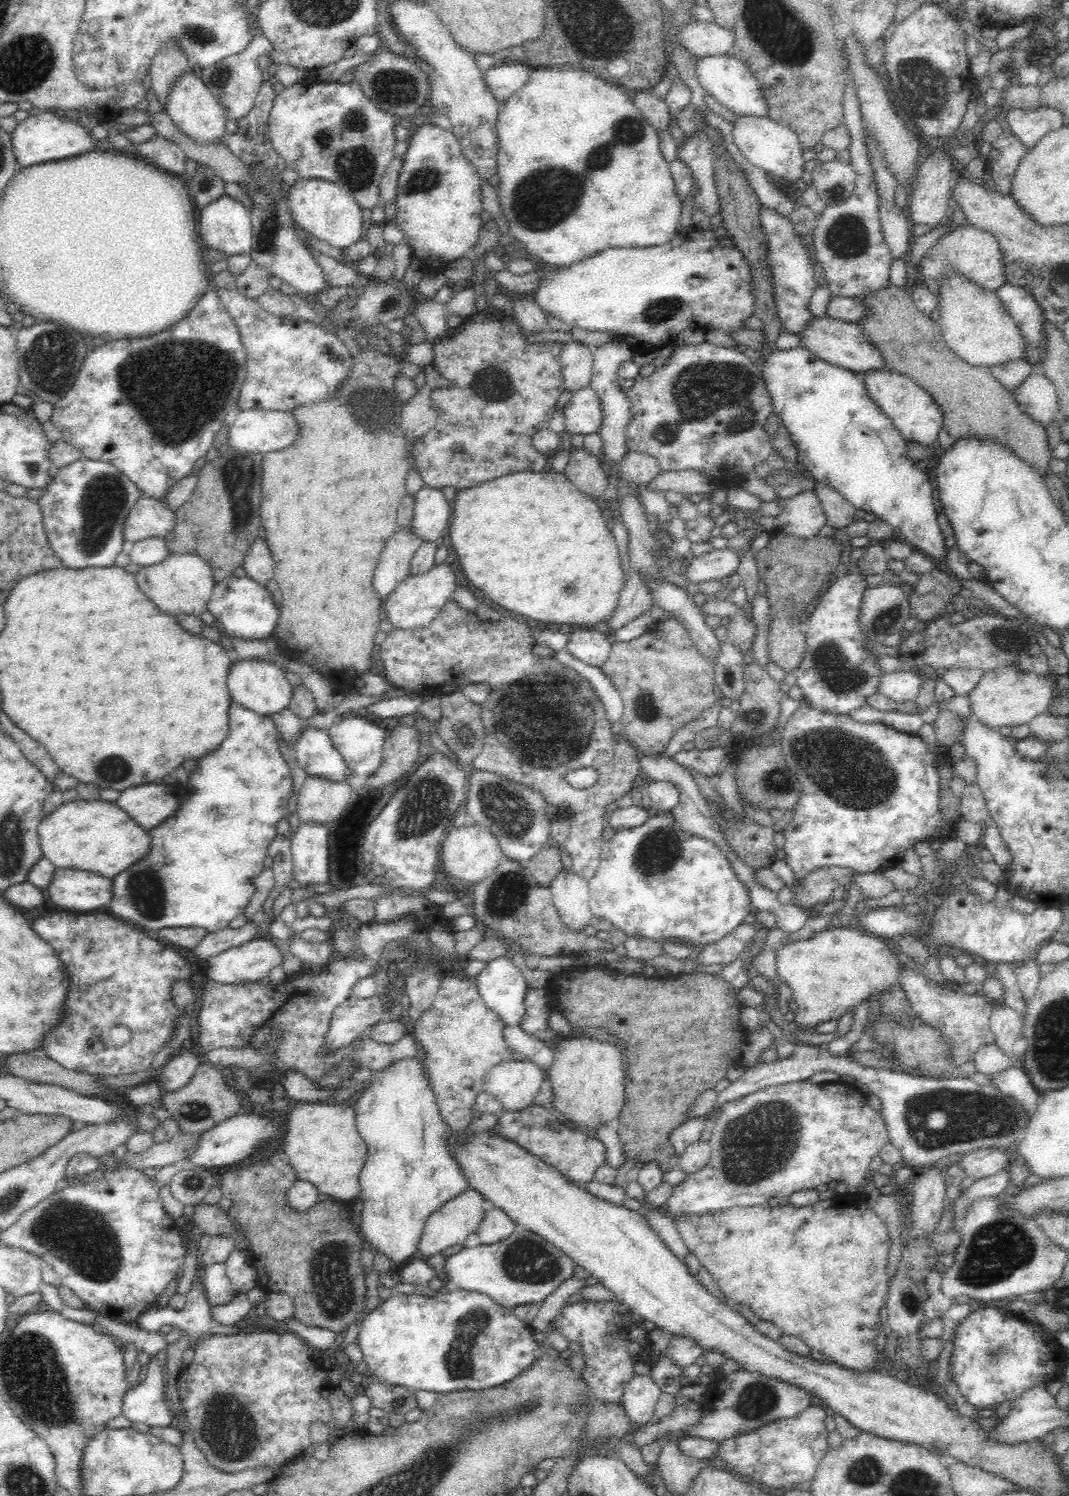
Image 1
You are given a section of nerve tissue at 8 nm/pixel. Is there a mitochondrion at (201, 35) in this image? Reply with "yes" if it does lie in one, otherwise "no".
yes

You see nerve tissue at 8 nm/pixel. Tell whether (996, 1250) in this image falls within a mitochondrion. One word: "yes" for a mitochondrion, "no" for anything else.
yes

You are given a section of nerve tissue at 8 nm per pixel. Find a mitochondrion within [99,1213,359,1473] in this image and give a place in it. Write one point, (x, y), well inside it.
(238, 1441)

